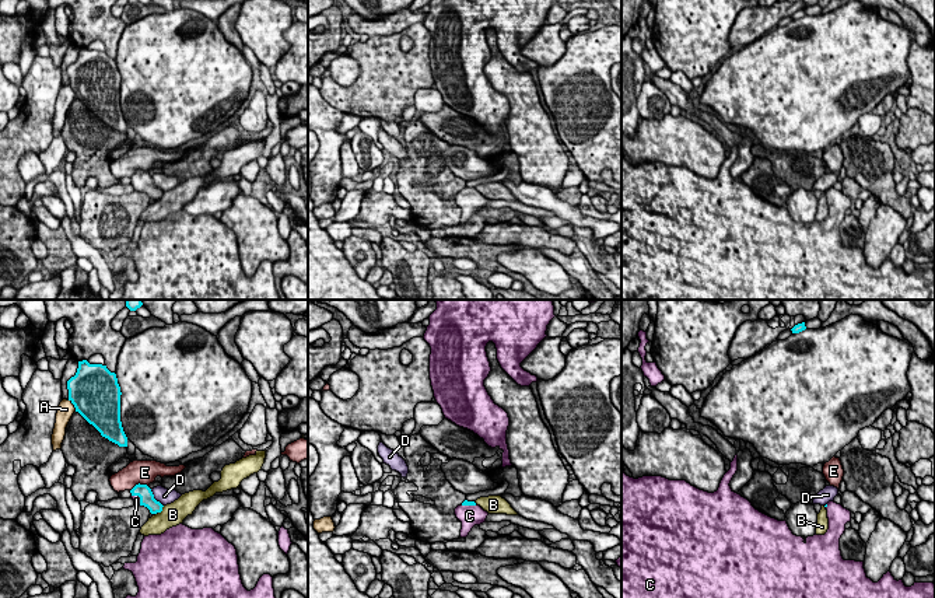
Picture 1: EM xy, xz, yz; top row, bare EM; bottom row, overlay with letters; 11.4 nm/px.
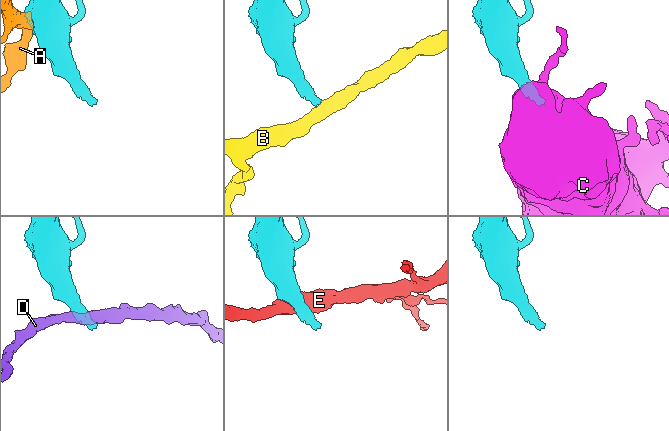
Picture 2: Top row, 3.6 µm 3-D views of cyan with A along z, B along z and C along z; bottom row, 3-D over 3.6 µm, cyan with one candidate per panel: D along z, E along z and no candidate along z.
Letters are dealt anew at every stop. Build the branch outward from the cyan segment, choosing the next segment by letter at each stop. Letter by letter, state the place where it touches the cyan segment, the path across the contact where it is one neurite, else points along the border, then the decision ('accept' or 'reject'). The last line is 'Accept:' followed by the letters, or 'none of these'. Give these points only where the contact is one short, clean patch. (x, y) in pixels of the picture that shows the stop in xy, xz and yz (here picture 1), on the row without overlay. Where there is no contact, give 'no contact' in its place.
A: contact xy (73, 90); reject
B: contact xy (161, 196); border xy (164, 192), (158, 199); reject
C: contact xy (139, 182); way xy (146, 182), (139, 182), (136, 185); accept
D: contact xy (153, 184); border xy (150, 175), (163, 192); reject
E: contact xy (139, 170); reject
Accept: C

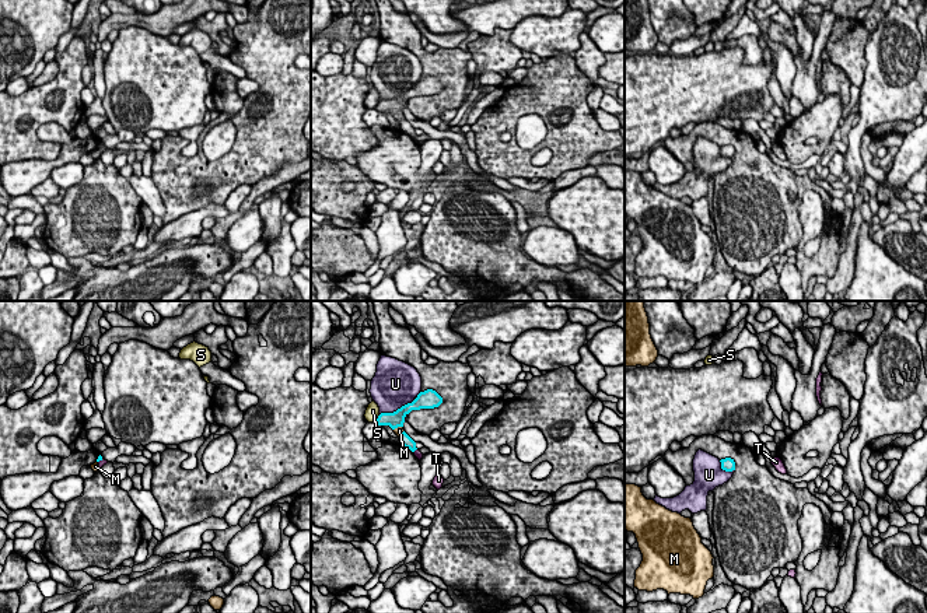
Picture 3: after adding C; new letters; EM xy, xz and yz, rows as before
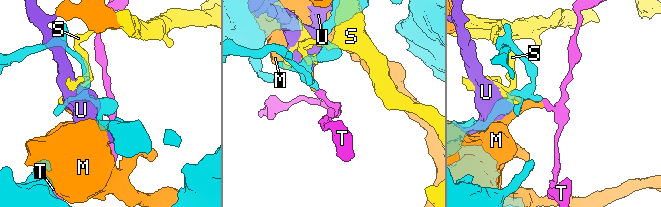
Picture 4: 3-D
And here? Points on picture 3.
M: contact xz (398, 112); reject
S: contact xz (377, 105); reject
T: contact xy (100, 146); reject
U: contact xz (398, 95); reject
Accept: none of these

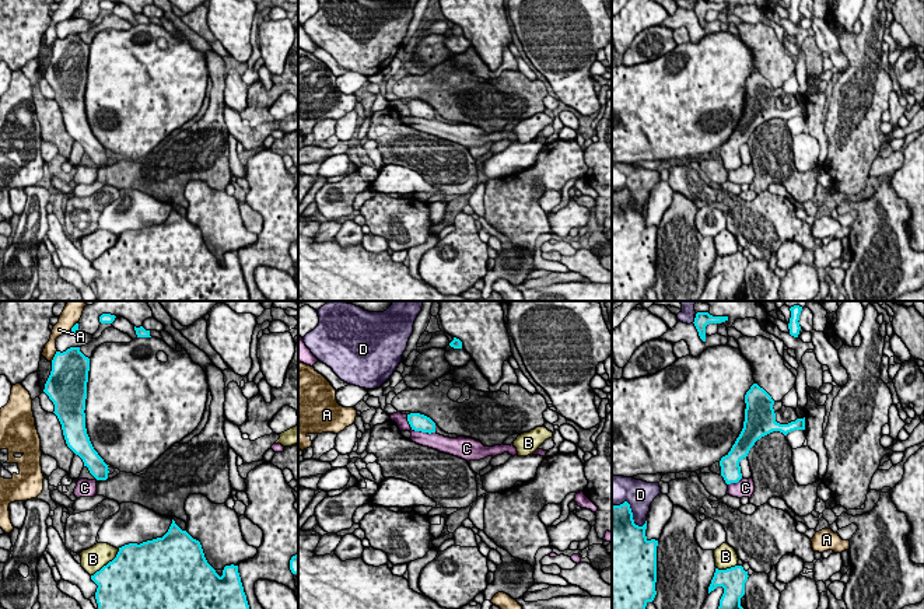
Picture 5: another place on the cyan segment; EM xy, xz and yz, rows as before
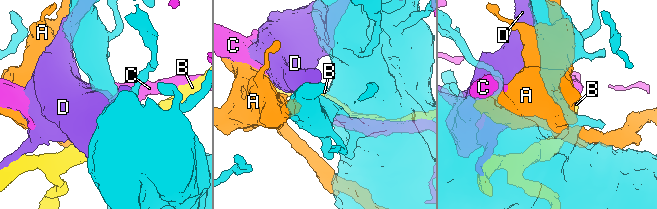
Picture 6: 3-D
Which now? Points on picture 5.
A: contact xy (55, 42); reject
B: contact xy (108, 249); reject
C: contact xz (417, 116); reject
D: contact yz (630, 198); reject
Accept: none of these

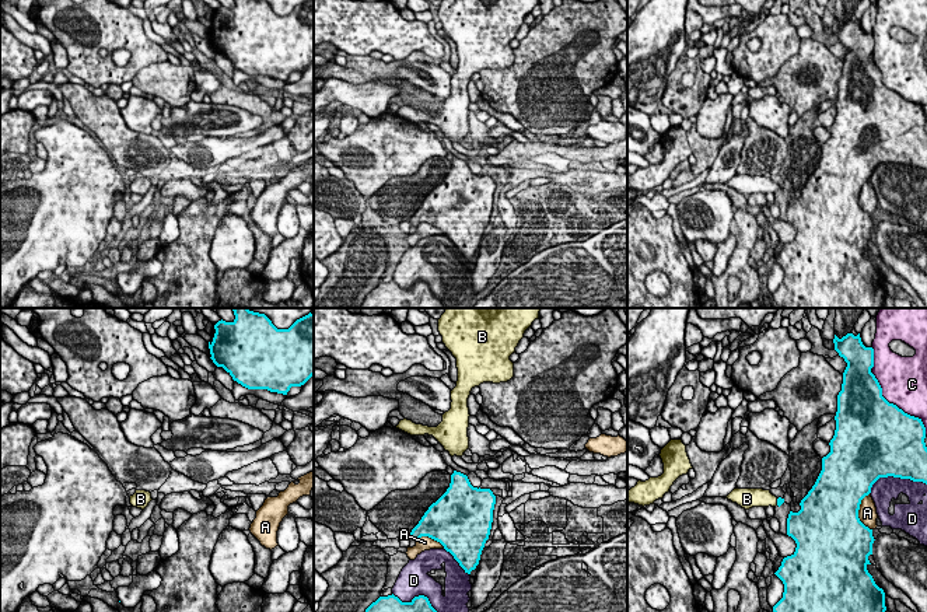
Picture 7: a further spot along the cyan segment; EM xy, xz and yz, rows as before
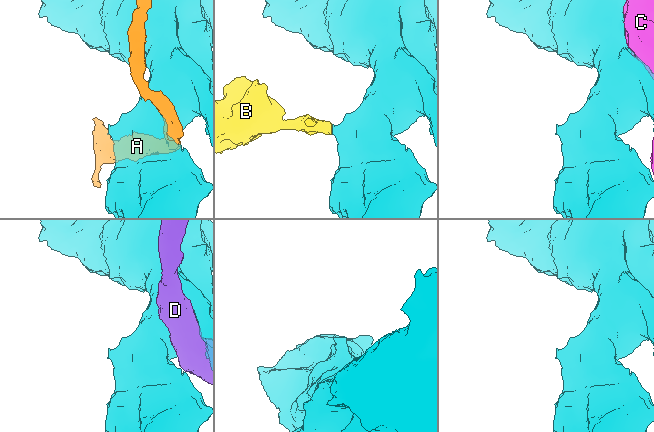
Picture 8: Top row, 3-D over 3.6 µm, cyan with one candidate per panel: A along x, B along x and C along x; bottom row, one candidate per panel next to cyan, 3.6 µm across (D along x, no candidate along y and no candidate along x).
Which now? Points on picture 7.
A: contact yz (857, 199); reject
B: contact yz (777, 188); accept
C: contact yz (896, 93); reject
D: contact yz (895, 163); reject
Accept: B

